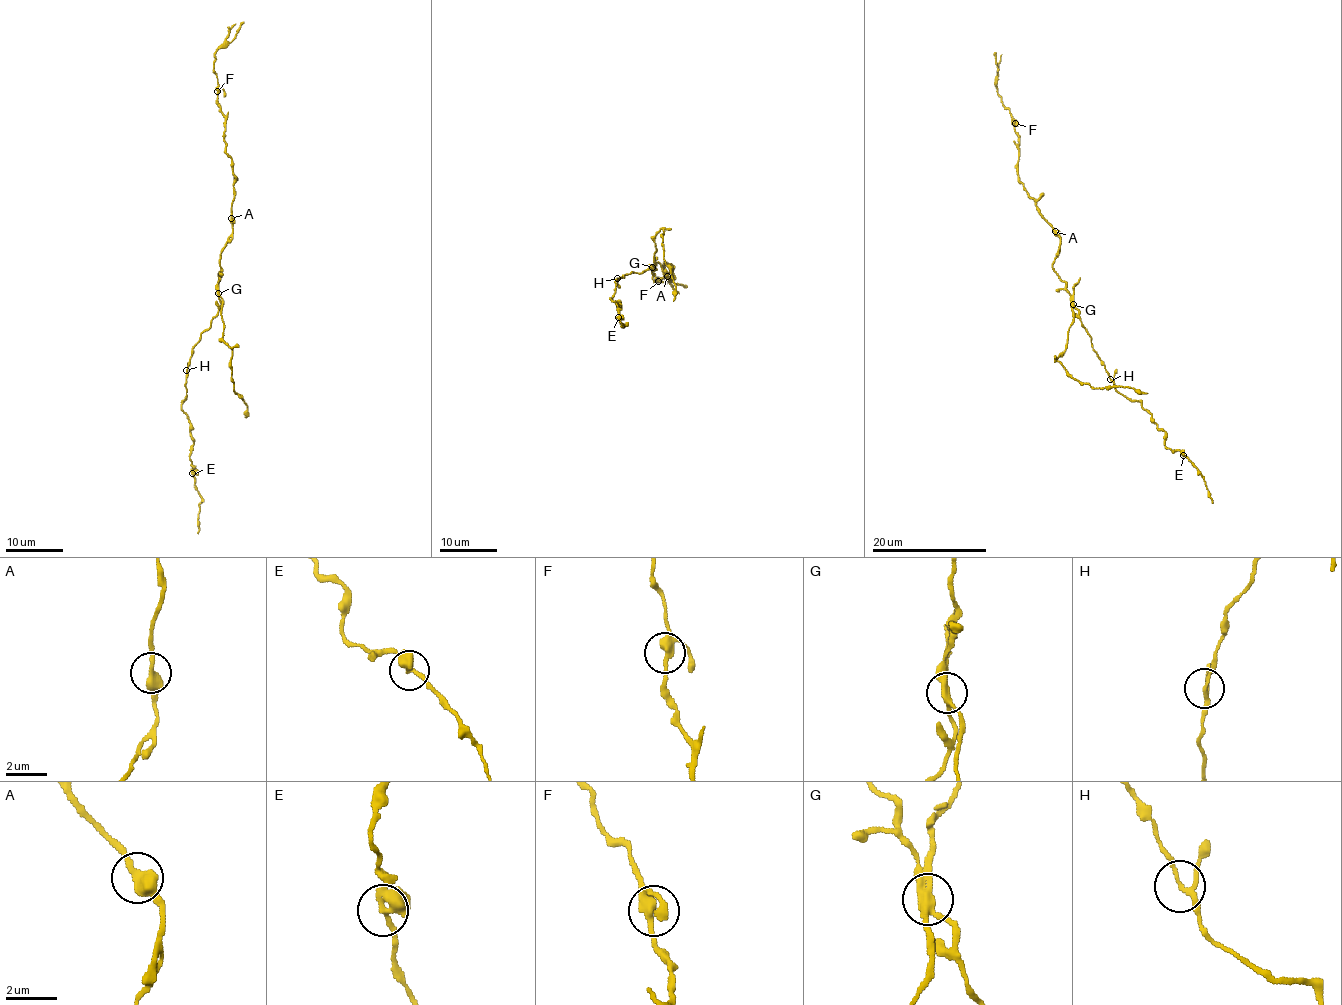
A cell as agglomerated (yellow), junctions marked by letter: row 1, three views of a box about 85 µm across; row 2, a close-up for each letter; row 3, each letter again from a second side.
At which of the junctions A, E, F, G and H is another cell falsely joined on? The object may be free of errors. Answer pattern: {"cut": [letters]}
{"cut": ["G"]}

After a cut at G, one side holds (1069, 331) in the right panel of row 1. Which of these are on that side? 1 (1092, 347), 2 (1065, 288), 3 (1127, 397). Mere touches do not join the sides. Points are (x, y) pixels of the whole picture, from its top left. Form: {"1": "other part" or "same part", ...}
{"1": "other part", "2": "other part", "3": "other part"}

